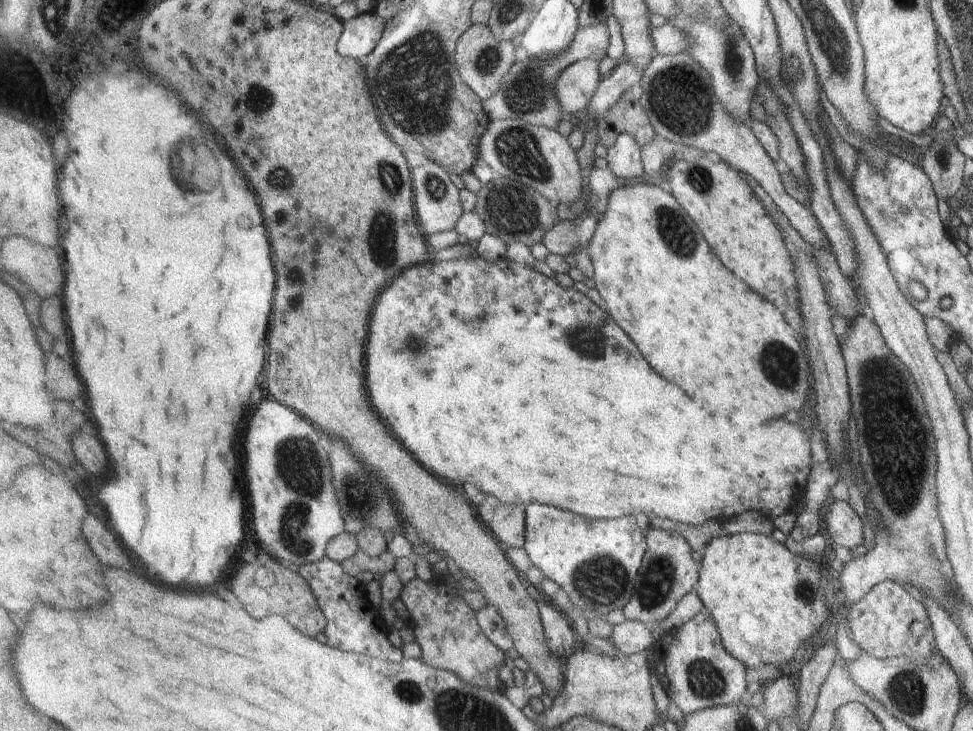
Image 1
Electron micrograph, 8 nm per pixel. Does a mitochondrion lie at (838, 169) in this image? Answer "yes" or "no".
no

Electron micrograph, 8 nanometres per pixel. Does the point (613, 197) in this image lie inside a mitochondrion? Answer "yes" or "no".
no

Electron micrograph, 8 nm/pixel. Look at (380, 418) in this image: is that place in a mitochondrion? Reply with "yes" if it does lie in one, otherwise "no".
no

